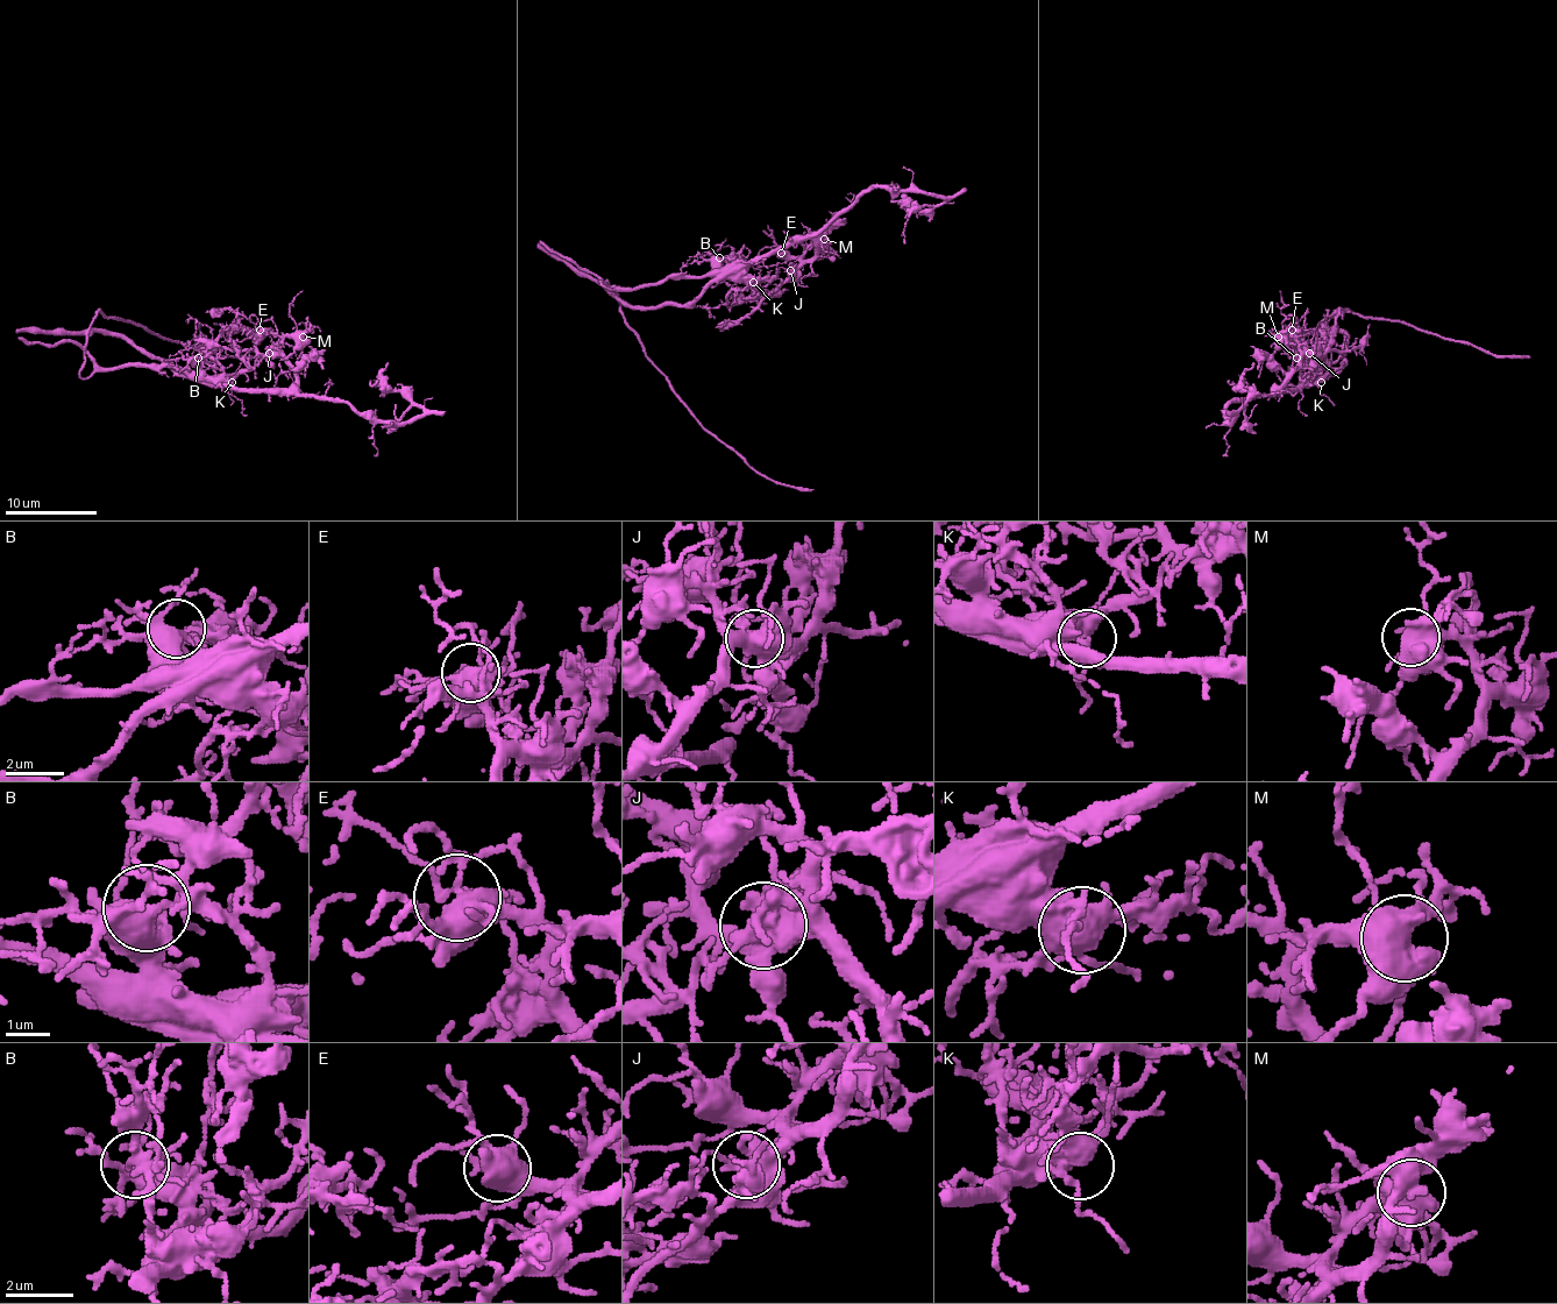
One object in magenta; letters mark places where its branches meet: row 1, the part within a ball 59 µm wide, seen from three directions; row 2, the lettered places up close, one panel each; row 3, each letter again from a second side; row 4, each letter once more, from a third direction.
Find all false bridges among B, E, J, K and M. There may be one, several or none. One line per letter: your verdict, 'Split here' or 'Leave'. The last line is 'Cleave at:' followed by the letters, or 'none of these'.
B: Leave
E: Leave
J: Split here
K: Leave
M: Leave
Cleave at: J

